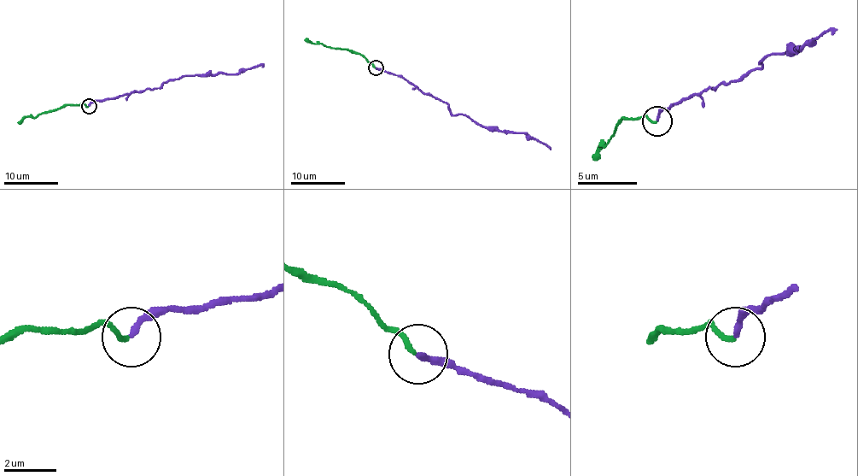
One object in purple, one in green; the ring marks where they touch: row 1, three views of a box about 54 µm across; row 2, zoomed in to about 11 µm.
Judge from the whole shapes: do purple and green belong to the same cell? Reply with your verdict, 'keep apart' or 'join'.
keep apart

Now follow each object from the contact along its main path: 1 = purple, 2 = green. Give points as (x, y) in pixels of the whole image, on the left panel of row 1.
1: (88, 106), (96, 100), (157, 88), (178, 79), (197, 74), (239, 73), (264, 64)
2: (88, 106), (84, 103), (67, 104), (34, 116), (25, 116), (18, 123)

